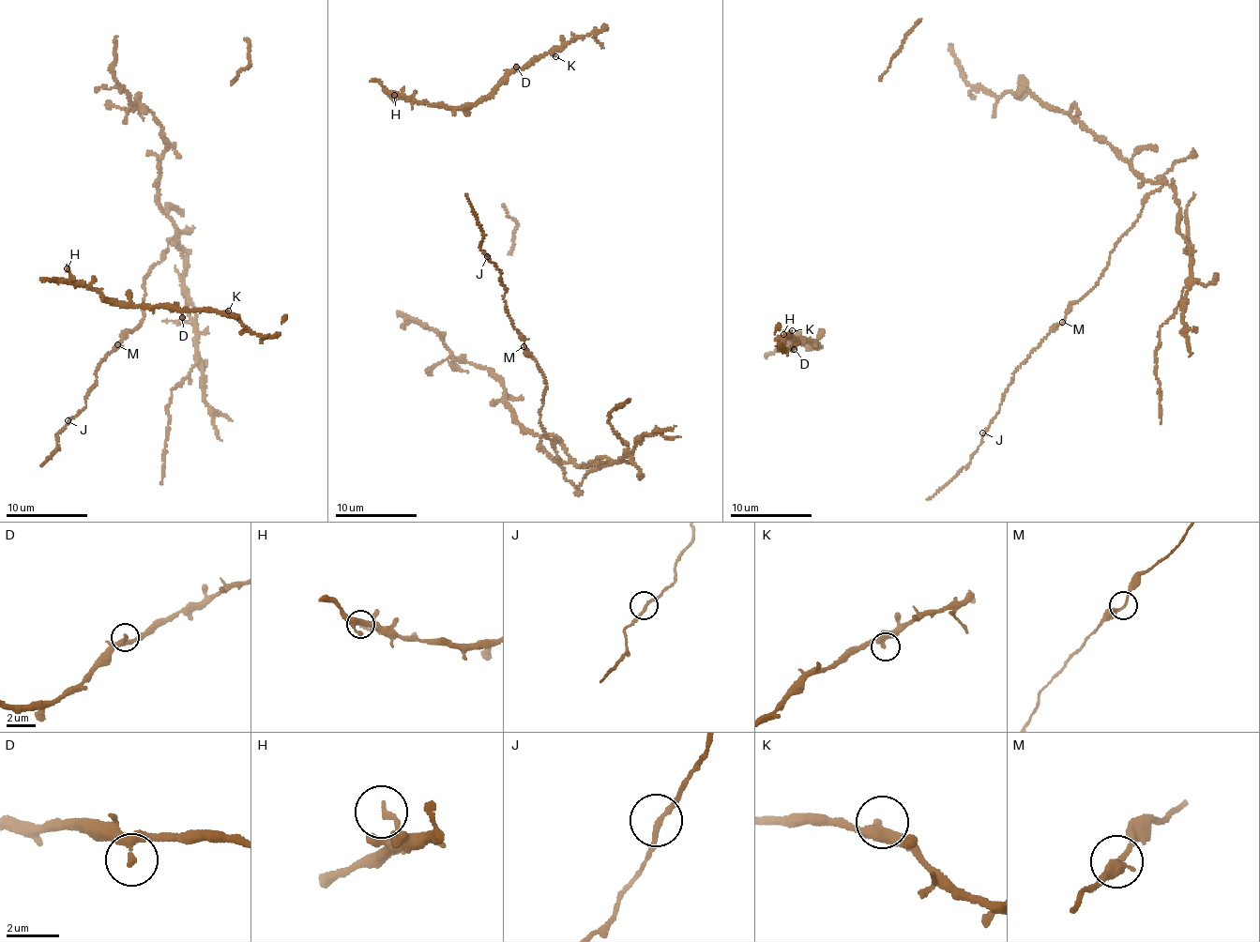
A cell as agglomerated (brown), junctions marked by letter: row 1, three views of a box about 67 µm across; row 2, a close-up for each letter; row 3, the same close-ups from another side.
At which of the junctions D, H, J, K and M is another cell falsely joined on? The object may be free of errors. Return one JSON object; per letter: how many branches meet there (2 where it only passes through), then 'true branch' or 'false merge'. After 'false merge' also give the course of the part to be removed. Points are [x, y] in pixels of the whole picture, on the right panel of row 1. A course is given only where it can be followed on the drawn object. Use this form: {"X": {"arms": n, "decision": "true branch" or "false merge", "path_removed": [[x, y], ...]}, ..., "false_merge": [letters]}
{"D": {"arms": 2, "decision": "true branch"}, "H": {"arms": 1, "decision": "true branch"}, "J": {"arms": 2, "decision": "true branch"}, "K": {"arms": 2, "decision": "true branch"}, "M": {"arms": 2, "decision": "false merge"}, "false_merge": ["M"]}

